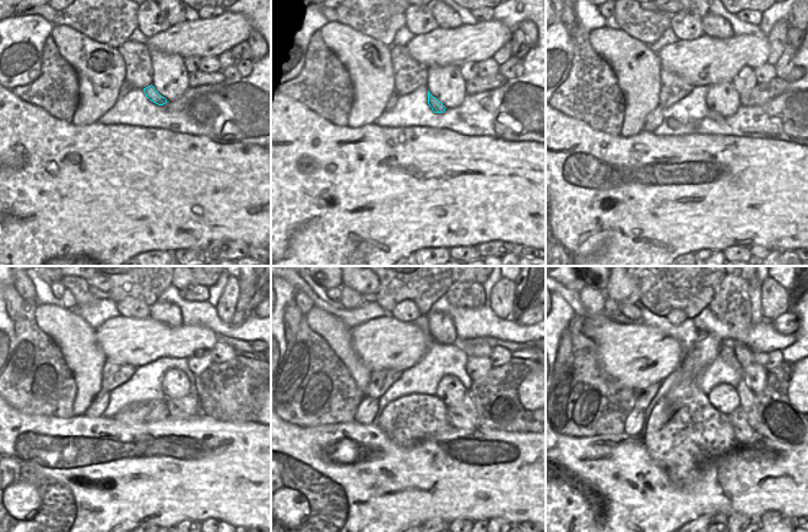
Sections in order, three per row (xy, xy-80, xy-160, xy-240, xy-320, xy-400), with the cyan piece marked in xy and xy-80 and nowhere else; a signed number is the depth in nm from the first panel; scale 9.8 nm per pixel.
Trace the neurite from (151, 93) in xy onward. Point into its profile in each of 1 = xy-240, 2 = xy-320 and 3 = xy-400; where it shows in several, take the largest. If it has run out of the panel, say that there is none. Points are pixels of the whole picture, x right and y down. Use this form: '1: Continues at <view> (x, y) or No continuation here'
1: Continues at xy-240 (186, 407)
2: Continues at xy-320 (464, 417)
3: Continues at xy-400 (744, 434)

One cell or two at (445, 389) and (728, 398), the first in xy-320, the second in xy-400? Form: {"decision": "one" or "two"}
{"decision": "one"}

